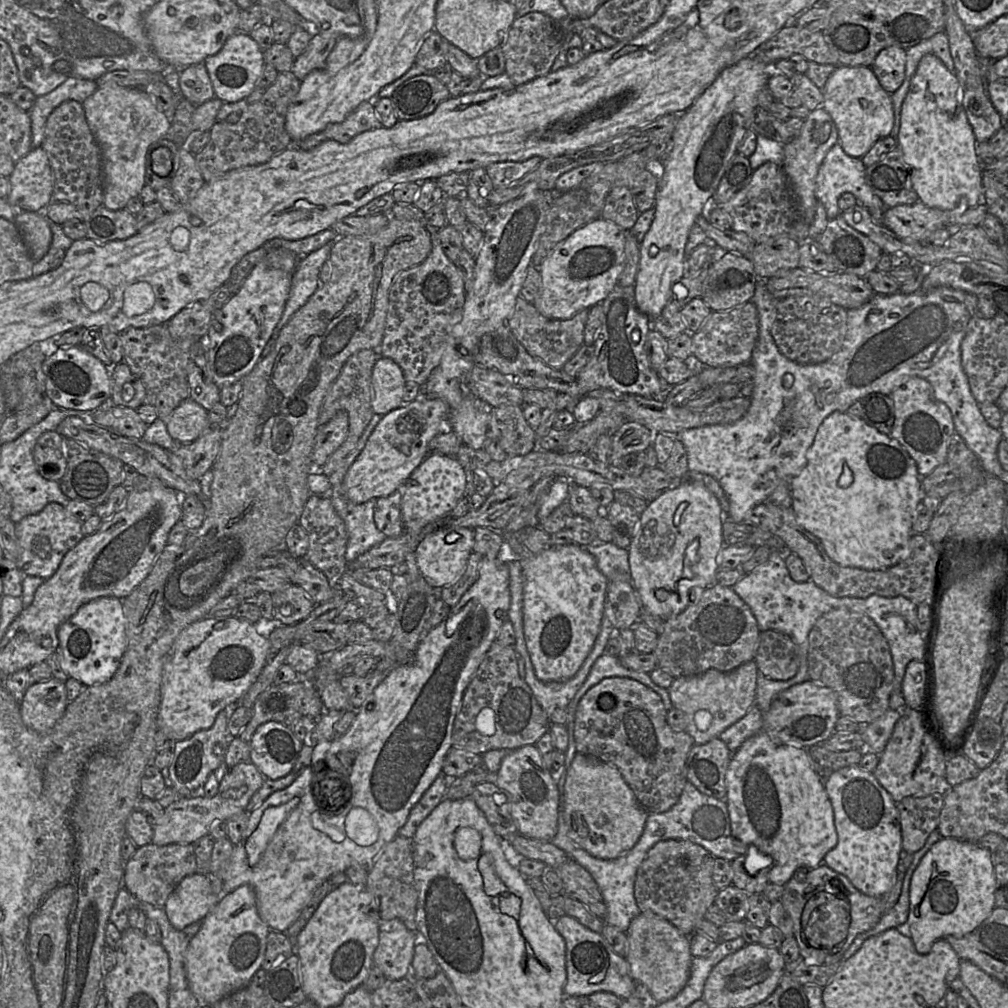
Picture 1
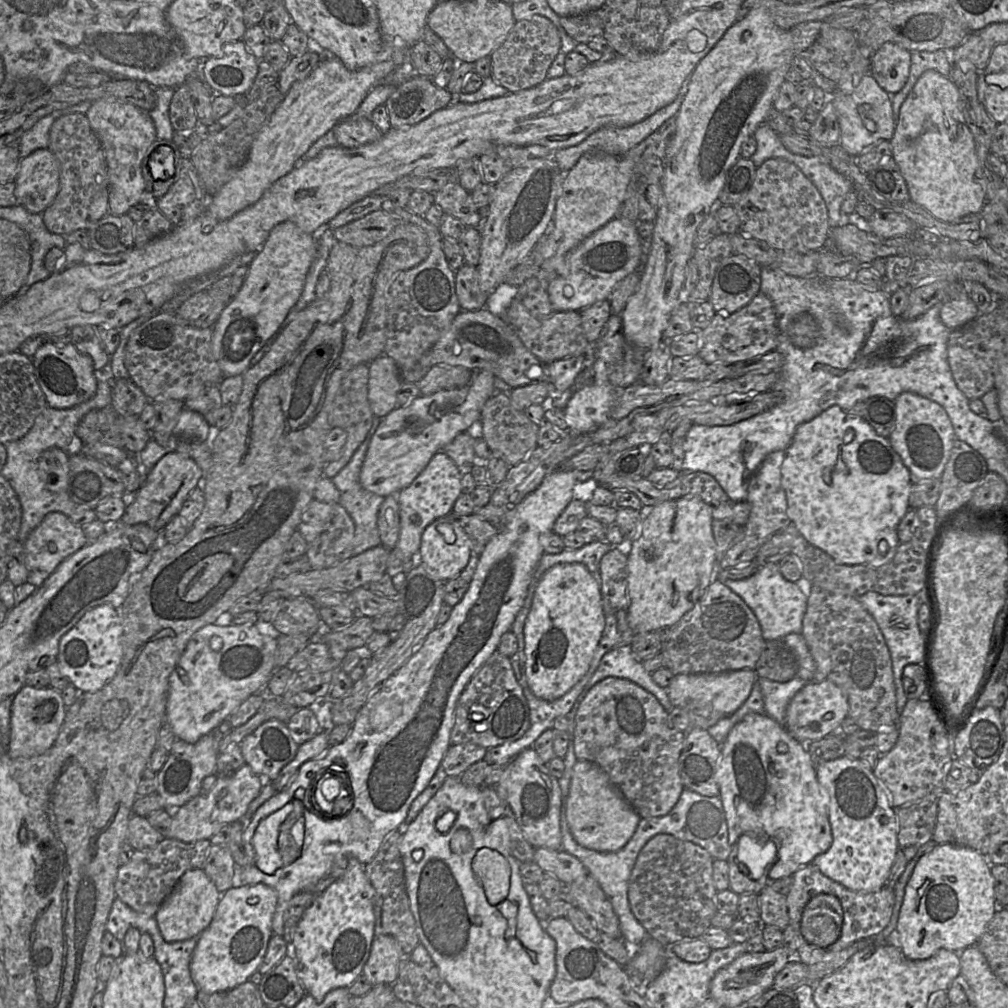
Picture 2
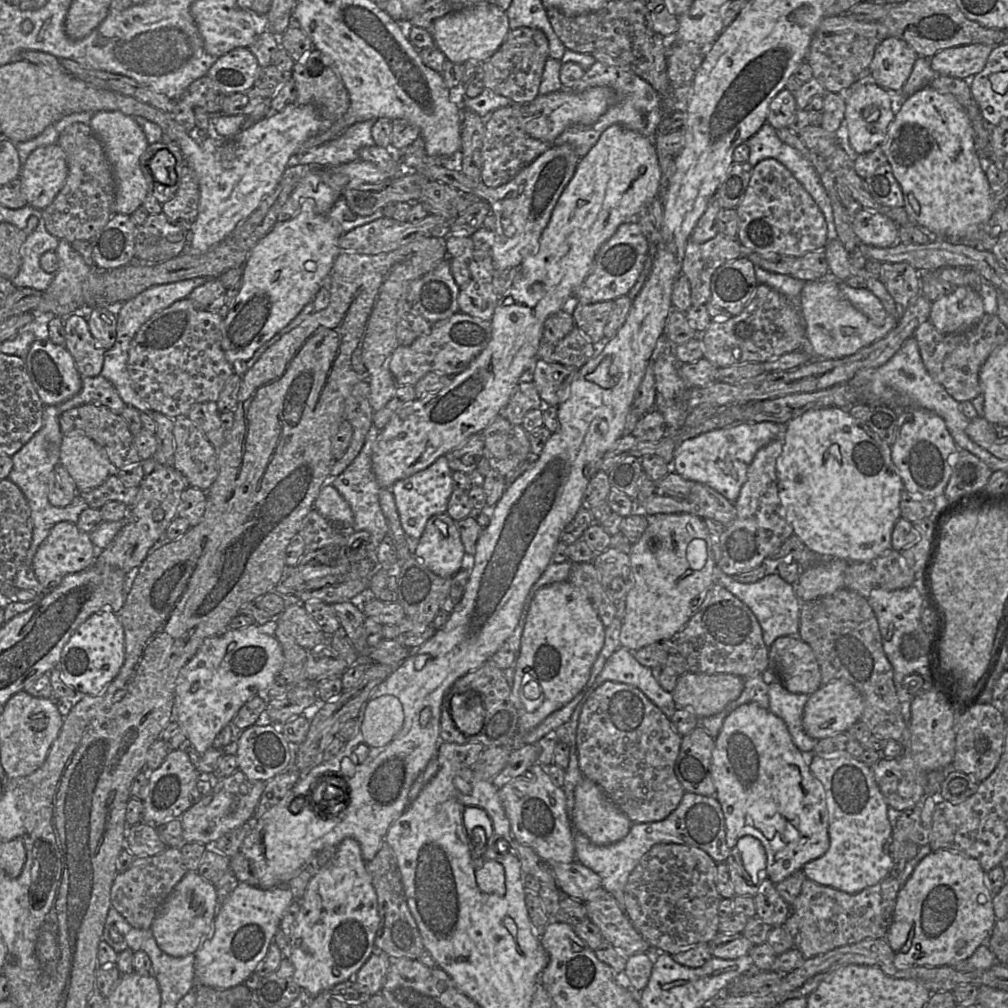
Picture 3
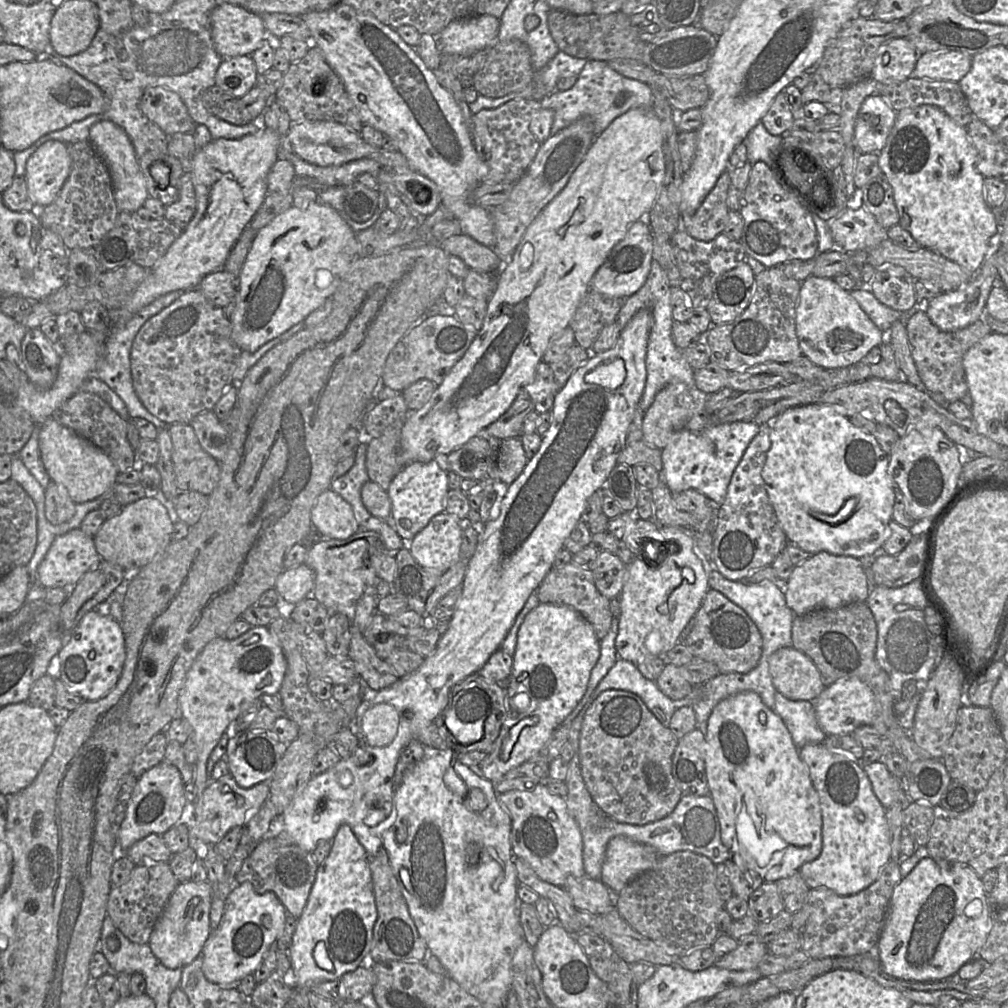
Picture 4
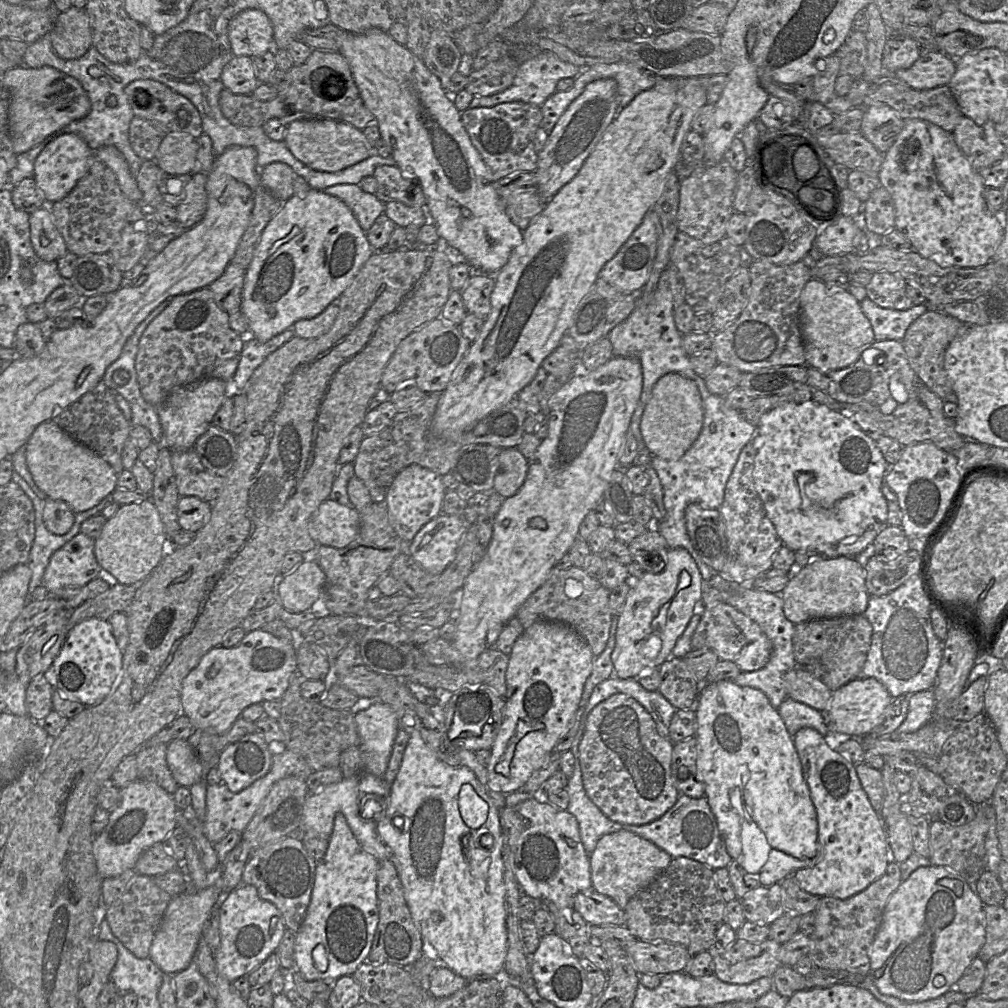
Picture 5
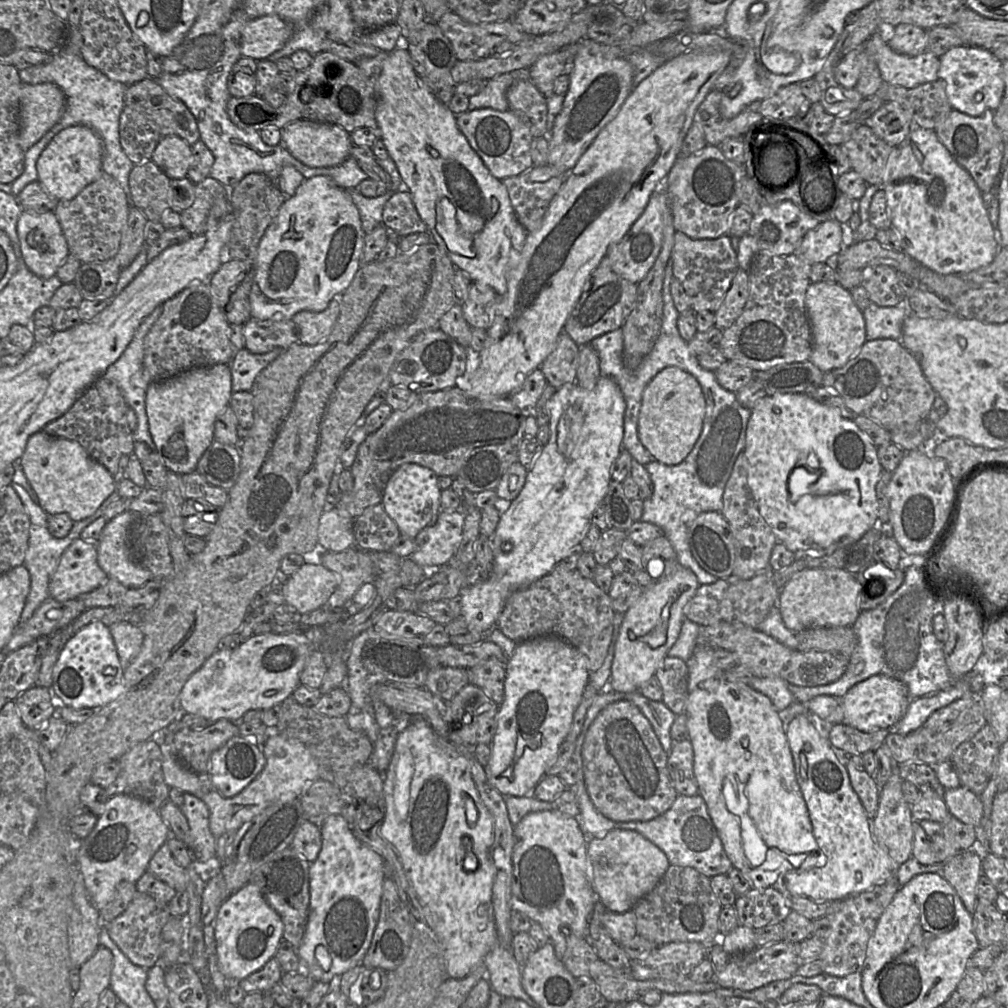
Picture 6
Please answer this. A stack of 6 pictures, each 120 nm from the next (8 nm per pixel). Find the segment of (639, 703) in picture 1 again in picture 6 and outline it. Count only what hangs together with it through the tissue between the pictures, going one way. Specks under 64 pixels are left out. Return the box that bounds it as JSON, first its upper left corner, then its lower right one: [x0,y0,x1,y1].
[581,702,678,821]

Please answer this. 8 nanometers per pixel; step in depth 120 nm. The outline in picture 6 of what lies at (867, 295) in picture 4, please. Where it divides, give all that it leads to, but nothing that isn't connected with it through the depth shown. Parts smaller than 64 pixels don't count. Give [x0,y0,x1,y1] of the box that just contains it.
[862,302,911,341]

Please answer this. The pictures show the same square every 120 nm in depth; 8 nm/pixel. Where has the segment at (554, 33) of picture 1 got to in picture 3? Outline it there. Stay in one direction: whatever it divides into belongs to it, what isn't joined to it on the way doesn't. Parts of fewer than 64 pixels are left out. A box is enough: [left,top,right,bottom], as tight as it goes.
[483,27,549,104]

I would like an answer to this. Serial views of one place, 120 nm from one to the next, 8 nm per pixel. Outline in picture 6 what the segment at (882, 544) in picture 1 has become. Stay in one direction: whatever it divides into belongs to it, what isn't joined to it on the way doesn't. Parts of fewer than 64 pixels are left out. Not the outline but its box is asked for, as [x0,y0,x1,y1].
[744,393,882,555]

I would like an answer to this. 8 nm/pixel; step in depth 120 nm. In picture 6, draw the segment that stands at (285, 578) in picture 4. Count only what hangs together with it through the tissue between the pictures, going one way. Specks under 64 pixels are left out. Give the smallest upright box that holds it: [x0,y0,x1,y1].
[282,563,340,615]

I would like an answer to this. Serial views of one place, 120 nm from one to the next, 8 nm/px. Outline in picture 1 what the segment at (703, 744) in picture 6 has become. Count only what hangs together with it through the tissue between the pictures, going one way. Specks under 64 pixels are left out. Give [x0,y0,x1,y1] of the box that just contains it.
[725,730,838,885]

